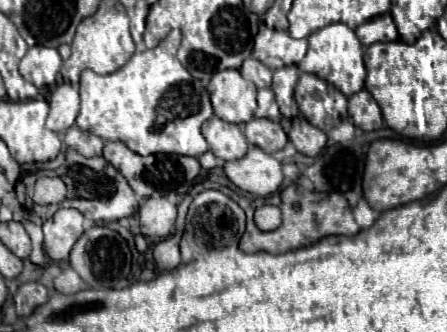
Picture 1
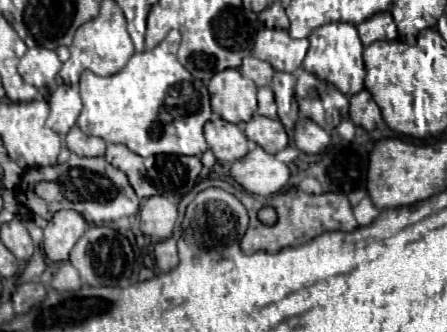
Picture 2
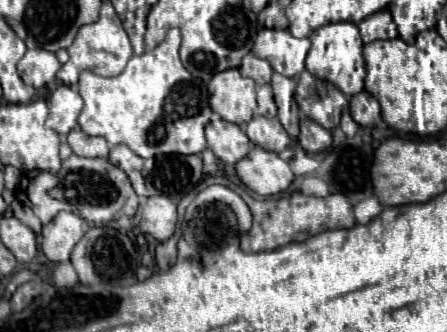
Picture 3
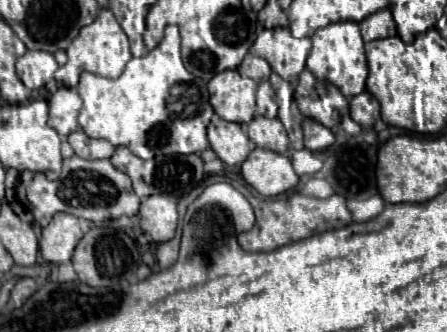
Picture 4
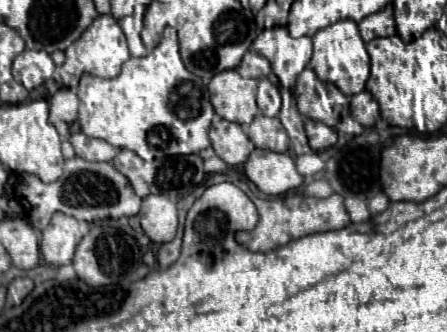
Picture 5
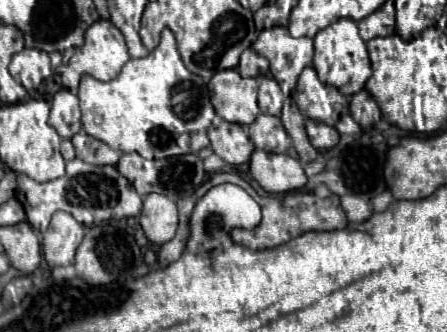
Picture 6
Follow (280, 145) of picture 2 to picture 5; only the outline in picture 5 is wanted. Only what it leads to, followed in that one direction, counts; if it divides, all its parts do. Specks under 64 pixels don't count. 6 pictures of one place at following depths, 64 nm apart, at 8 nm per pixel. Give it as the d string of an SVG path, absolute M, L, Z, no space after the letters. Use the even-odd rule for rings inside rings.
M258 114L252 124L248 126L248 138L254 142L256 148L272 150L272 152L286 152L290 146L288 134L278 118L268 118Z

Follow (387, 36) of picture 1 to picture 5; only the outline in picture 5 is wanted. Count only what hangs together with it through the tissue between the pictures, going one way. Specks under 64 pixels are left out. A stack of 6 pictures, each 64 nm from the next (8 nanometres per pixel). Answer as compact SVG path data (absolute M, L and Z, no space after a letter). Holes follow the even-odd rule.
M388 4L384 10L366 16L360 24L360 36L364 42L370 42L380 36L394 36L396 34L396 22L392 14L392 6Z

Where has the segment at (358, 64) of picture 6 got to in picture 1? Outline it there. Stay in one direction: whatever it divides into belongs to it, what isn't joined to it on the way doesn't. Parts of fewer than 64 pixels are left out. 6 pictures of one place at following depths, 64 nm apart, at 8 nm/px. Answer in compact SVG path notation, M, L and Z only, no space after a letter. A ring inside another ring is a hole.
M342 22L330 24L326 28L320 28L314 34L310 34L308 42L310 42L308 52L306 52L304 60L298 64L300 72L310 72L310 74L320 76L328 84L336 86L344 96L352 96L364 88L364 78L366 78L364 48L352 28L348 28Z

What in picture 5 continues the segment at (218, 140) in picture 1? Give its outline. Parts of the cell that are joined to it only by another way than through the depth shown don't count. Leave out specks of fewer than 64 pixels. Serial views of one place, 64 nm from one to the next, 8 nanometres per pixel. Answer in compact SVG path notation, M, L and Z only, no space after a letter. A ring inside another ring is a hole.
M214 116L210 126L210 142L214 152L230 166L244 164L244 160L248 160L250 152L254 150L252 140L244 134L240 124L222 120L218 116Z

